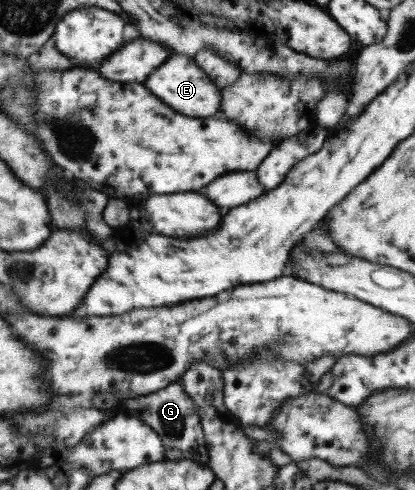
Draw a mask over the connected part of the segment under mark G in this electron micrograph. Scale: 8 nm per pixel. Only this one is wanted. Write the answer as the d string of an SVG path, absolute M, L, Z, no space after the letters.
M178 382L169 383L166 387L145 396L126 398L125 401L122 413L128 417L140 419L148 427L152 427L161 439L166 459L182 460L185 458L201 466L207 465L207 445L199 425L195 405Z

